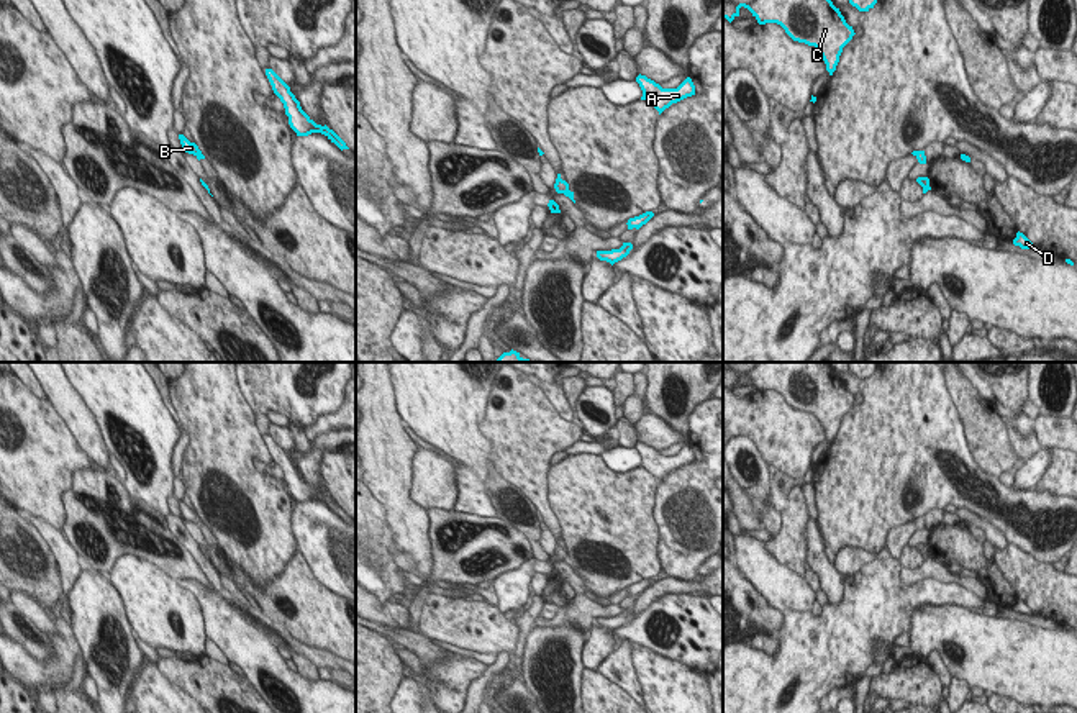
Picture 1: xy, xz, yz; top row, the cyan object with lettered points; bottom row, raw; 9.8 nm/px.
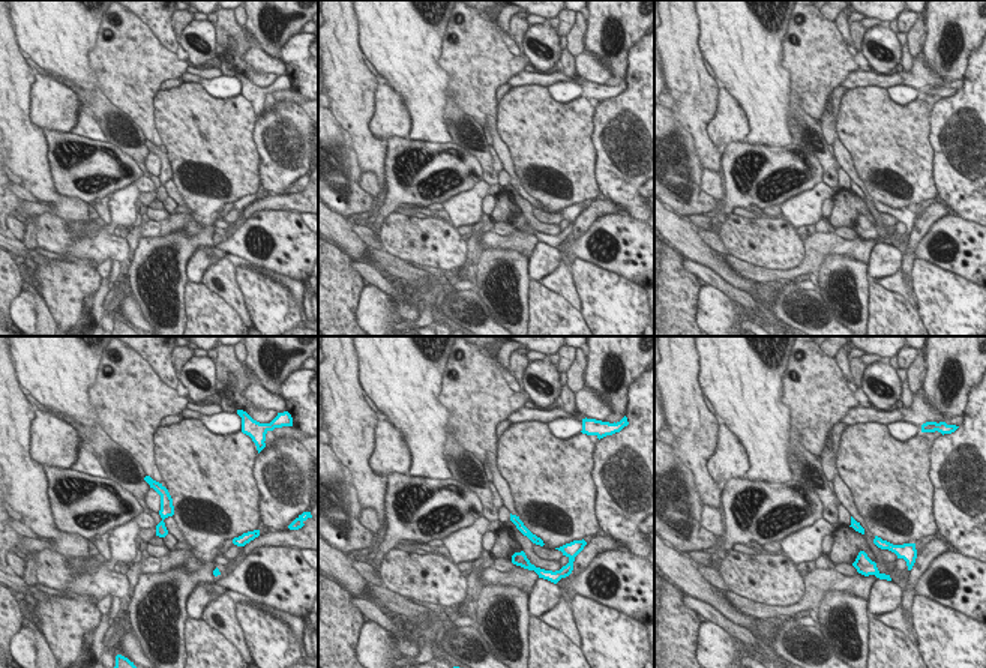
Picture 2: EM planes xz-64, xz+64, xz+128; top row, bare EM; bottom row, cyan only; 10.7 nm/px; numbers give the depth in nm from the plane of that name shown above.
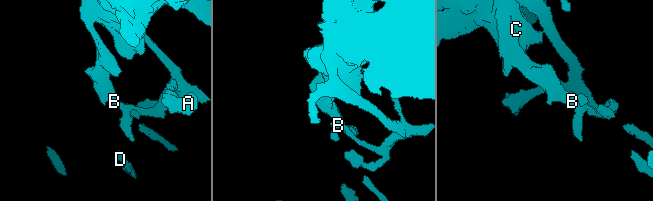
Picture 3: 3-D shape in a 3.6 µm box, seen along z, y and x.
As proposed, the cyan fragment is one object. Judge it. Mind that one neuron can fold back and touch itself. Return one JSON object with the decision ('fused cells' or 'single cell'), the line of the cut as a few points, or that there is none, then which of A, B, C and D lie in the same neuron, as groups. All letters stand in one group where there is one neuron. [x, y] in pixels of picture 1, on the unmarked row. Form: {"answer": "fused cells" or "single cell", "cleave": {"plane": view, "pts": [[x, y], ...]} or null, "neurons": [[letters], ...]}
{"answer": "fused cells", "cleave": {"plane": "yz", "pts": [[723, 369], [740, 374]]}, "neurons": [["A"], ["B", "C", "D"]]}

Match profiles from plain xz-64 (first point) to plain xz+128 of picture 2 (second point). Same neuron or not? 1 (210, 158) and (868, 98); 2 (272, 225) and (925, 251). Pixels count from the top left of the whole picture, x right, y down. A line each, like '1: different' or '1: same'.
1: same
2: same

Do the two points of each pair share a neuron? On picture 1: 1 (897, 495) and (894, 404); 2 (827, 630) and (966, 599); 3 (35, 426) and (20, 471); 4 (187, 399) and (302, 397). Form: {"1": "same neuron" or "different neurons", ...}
{"1": "same neuron", "2": "same neuron", "3": "same neuron", "4": "different neurons"}

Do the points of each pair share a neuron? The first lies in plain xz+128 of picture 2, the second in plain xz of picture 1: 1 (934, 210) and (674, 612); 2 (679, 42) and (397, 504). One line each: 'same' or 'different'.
1: different
2: same

